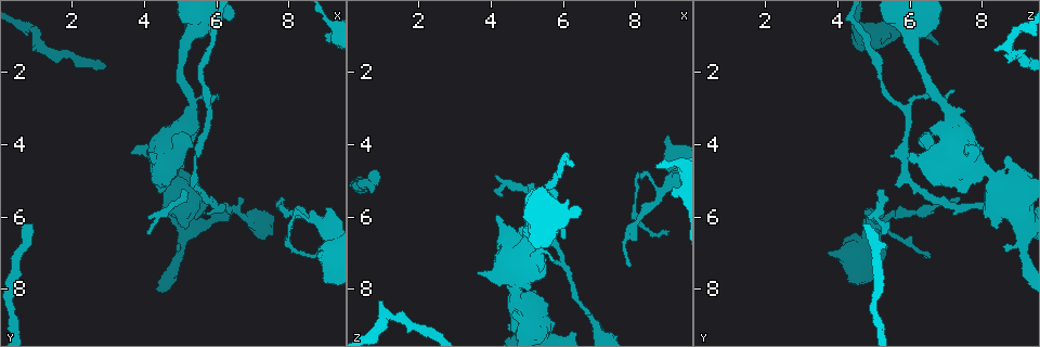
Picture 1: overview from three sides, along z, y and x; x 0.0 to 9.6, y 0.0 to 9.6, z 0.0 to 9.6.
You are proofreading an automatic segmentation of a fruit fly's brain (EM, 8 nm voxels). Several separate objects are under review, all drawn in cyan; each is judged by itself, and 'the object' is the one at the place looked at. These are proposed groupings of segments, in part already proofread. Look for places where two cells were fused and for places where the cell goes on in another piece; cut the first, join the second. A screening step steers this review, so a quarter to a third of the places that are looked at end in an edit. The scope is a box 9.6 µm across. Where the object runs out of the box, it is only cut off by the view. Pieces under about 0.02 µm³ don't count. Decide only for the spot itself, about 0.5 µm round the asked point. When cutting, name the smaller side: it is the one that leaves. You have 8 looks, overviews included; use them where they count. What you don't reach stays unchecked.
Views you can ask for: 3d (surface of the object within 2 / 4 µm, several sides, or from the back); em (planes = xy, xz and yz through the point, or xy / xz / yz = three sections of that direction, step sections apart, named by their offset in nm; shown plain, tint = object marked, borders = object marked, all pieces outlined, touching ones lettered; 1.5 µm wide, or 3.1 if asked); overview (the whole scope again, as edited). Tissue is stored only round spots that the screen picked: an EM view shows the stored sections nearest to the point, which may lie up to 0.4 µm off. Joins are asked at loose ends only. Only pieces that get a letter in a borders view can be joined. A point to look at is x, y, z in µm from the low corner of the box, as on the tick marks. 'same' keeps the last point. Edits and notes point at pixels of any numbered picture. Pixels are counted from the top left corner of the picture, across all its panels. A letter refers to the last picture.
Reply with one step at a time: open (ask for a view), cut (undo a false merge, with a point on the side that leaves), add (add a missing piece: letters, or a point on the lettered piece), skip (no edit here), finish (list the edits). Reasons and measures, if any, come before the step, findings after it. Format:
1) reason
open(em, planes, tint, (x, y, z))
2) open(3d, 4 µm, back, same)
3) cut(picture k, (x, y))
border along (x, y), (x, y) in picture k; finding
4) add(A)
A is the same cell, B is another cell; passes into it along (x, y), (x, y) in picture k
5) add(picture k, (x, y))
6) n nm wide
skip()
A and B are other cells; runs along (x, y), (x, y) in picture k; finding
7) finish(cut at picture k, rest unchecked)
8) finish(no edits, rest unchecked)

stops while still wide
open(em, planes, borders, (3.60, 4.25, 7.65))

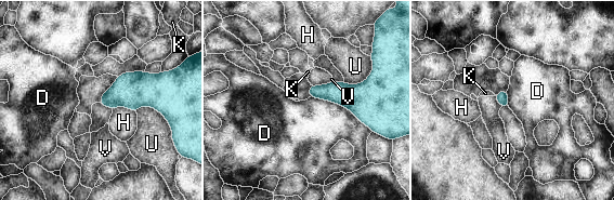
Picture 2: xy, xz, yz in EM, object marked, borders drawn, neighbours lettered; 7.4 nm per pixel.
D touches over 550 nm
skip()
D, H, K, U and V are other cells; border along (310, 96), (347, 107), (371, 131) in picture 2; none of them fits

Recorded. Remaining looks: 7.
an open end
open(3d, 4 µm, (0.75, 6.25, 4.70))

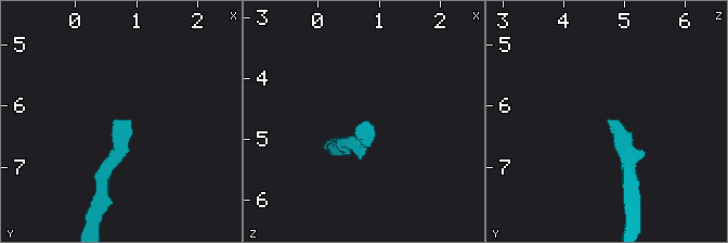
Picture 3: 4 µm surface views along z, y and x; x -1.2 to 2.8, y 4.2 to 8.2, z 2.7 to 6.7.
shape alone is not enough
open(em, planes, borders, (0.80, 6.20, 4.70))

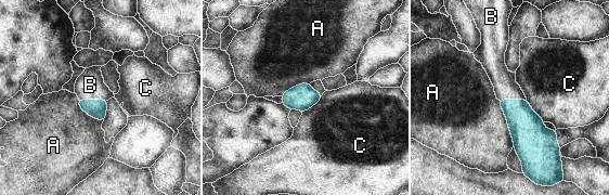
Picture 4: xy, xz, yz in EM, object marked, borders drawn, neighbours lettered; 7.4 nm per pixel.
add(B)
B is the same cell, A and C are other cells; the cell continues

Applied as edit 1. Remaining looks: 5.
redraw
open(overview)

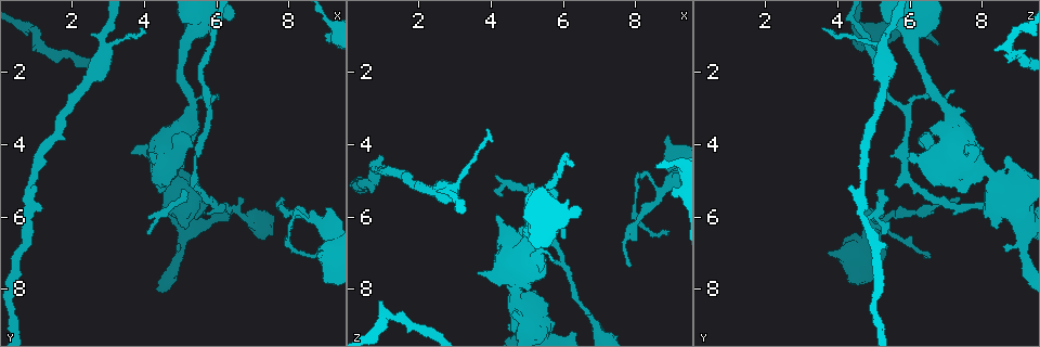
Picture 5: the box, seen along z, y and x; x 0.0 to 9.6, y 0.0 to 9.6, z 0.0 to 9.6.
branch stops here
open(em, xy, step 8, borders, (6.60, 5.45, 8.75))

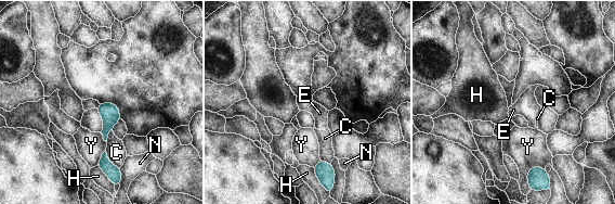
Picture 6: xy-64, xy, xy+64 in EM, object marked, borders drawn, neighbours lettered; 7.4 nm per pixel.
cut it another way
open(em, yz, step 4, borders, same)

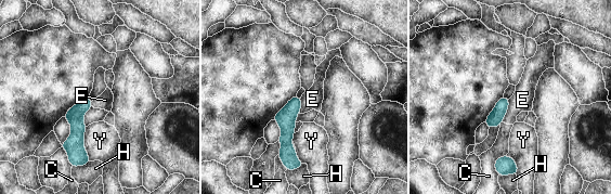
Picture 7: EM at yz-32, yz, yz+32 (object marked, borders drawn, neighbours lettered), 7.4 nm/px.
100 nm wide
skip()
C, E, H and Y are other cells; border along (509, 99), (509, 105), (502, 121) in picture 7; no lettered piece goes on from it

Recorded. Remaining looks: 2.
finish(add at picture 4, rest unchecked)

